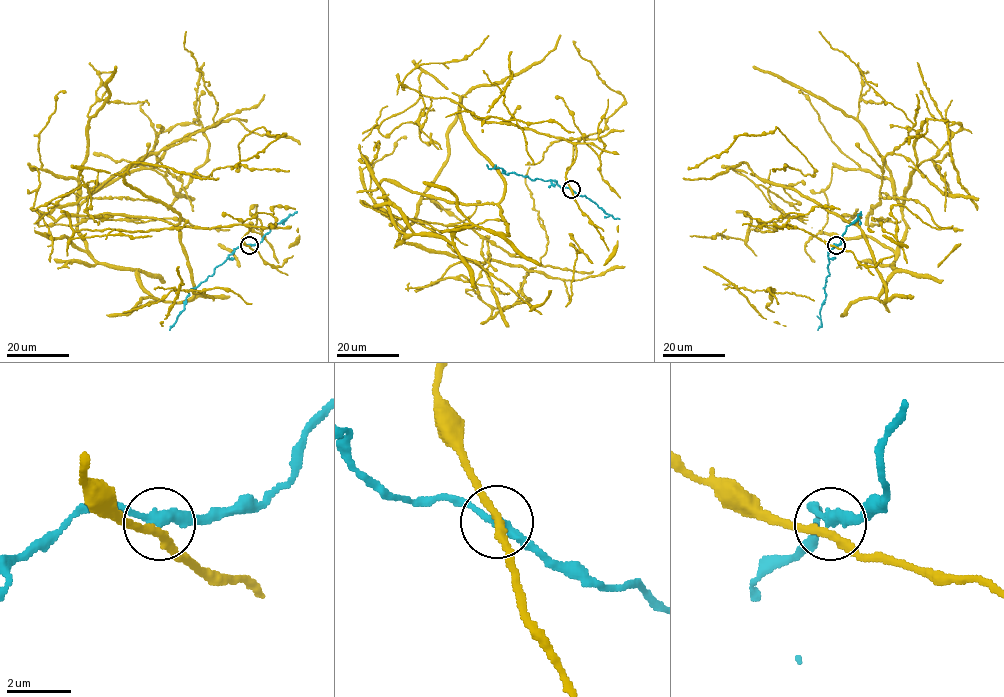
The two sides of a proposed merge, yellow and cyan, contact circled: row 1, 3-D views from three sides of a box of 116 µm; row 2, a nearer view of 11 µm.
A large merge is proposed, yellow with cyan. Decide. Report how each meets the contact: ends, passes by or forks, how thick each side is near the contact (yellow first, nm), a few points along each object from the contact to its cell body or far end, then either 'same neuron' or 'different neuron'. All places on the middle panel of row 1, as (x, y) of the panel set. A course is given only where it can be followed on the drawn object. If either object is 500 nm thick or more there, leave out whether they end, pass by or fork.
yellow passes by; cyan passes by; calibres 240 and 280 nm; course yellow (571, 190), (561, 138), (421, 125), (422, 71), (509, 232), (396, 244), (485, 269), (361, 202), (509, 224); course cyan (571, 190), (561, 187), (555, 181), (531, 180), (514, 173), (505, 174), (502, 169), (489, 168), (486, 164); different neuron

